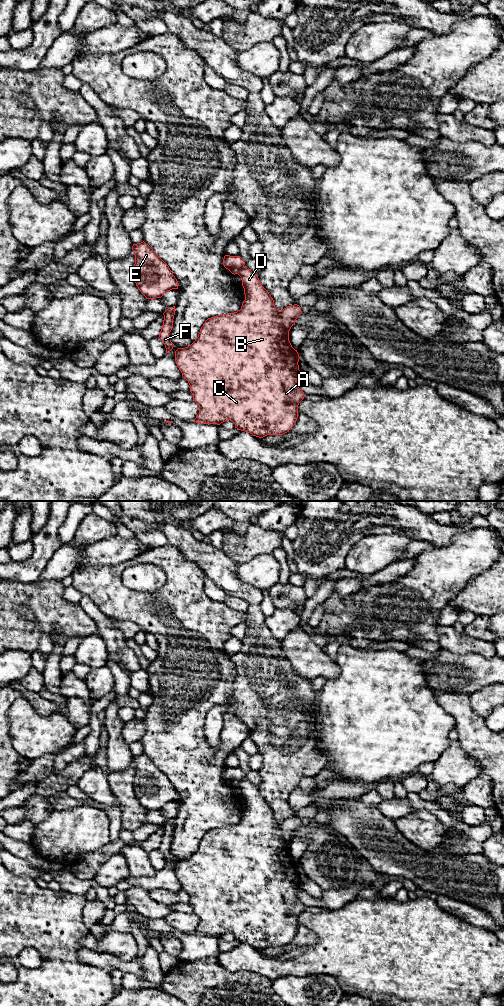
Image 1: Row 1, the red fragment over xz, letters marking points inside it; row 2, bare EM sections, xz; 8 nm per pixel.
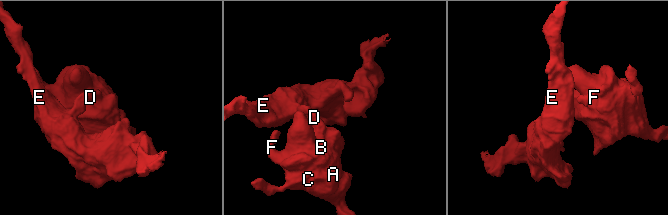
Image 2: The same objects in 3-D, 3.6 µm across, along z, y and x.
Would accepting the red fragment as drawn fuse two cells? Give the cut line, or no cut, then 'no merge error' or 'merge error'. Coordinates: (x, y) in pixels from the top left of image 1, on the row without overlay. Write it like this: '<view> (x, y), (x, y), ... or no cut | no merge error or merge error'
xz (243, 778), (237, 785) | merge error

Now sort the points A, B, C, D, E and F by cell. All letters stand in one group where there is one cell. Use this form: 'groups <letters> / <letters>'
groups A B C D F / E

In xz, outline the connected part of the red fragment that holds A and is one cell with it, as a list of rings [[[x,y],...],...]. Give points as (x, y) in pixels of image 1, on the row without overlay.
[[[243,779],[238,787],[241,789],[245,806],[241,821],[234,825],[208,830],[195,853],[188,859],[175,863],[175,873],[182,889],[190,897],[193,913],[199,917],[199,925],[194,934],[220,937],[231,932],[238,942],[259,950],[283,947],[295,937],[298,917],[305,909],[297,897],[297,890],[300,888],[300,869],[289,853],[289,843],[302,825],[301,819],[294,816],[278,823],[273,810],[262,798],[257,786]]]

